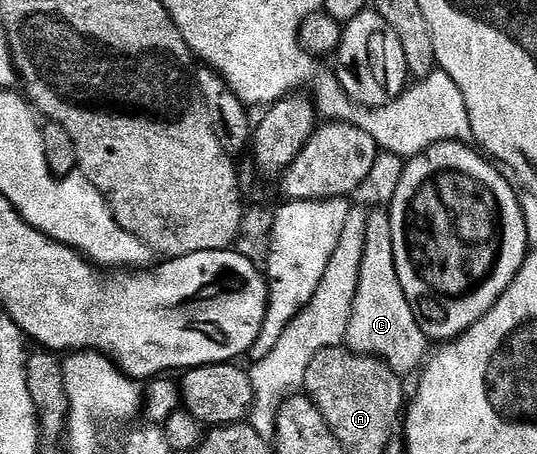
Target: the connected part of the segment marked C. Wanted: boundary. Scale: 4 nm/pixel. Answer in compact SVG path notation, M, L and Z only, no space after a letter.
M375 210L367 217L365 255L361 258L361 278L350 314L346 345L352 351L386 361L395 372L406 376L426 361L429 341L421 330L397 274L393 258L393 226L387 210Z

